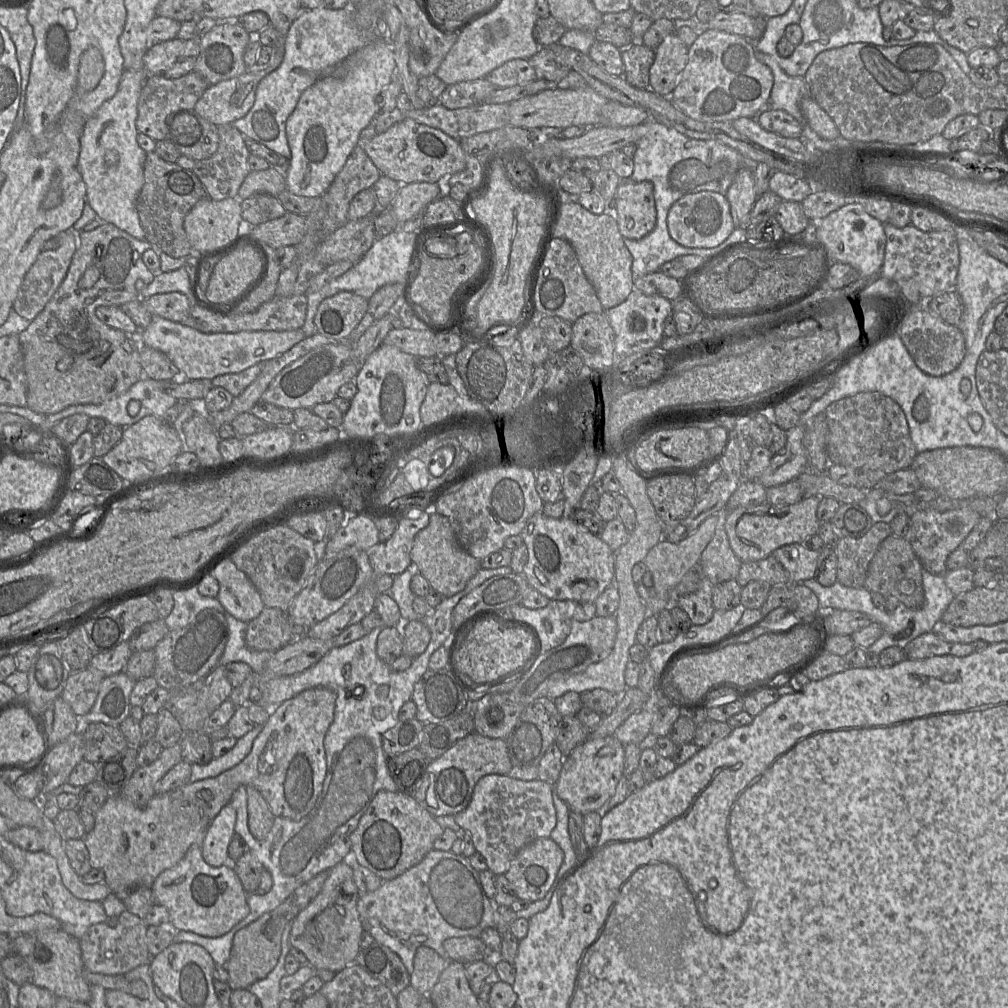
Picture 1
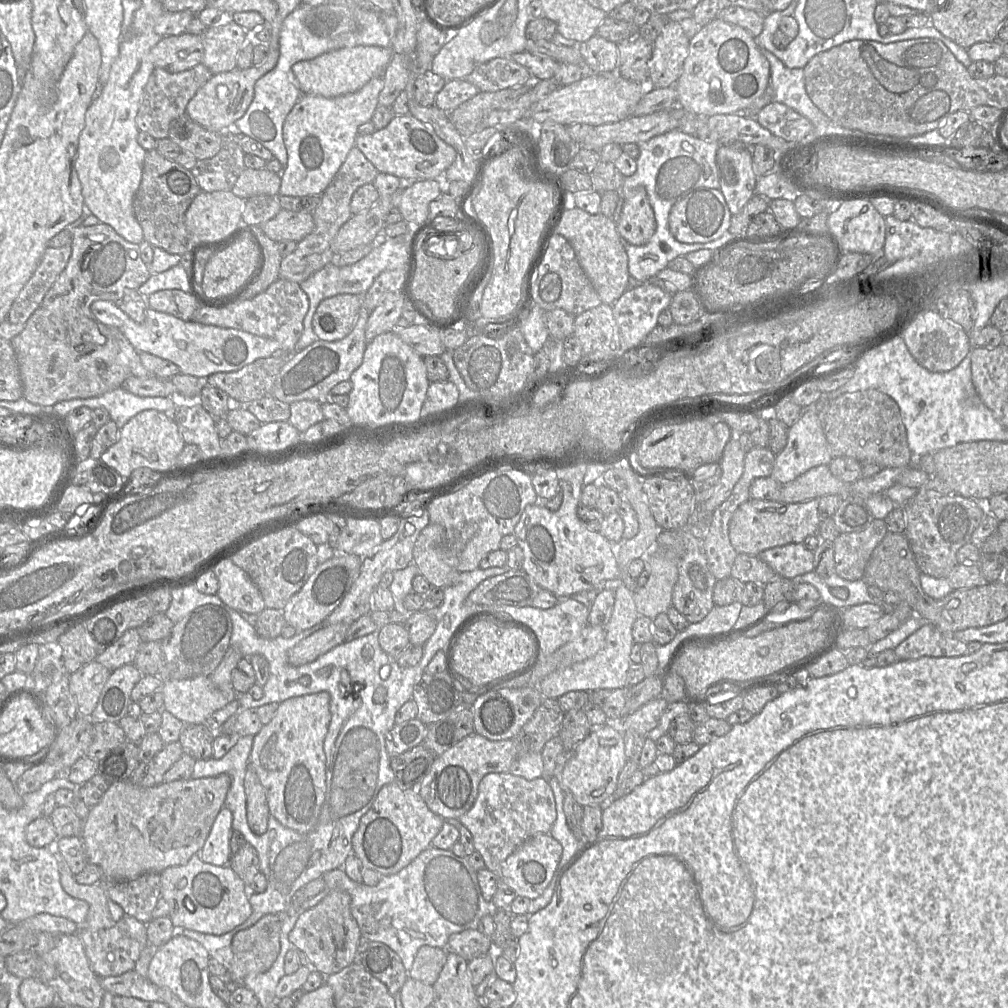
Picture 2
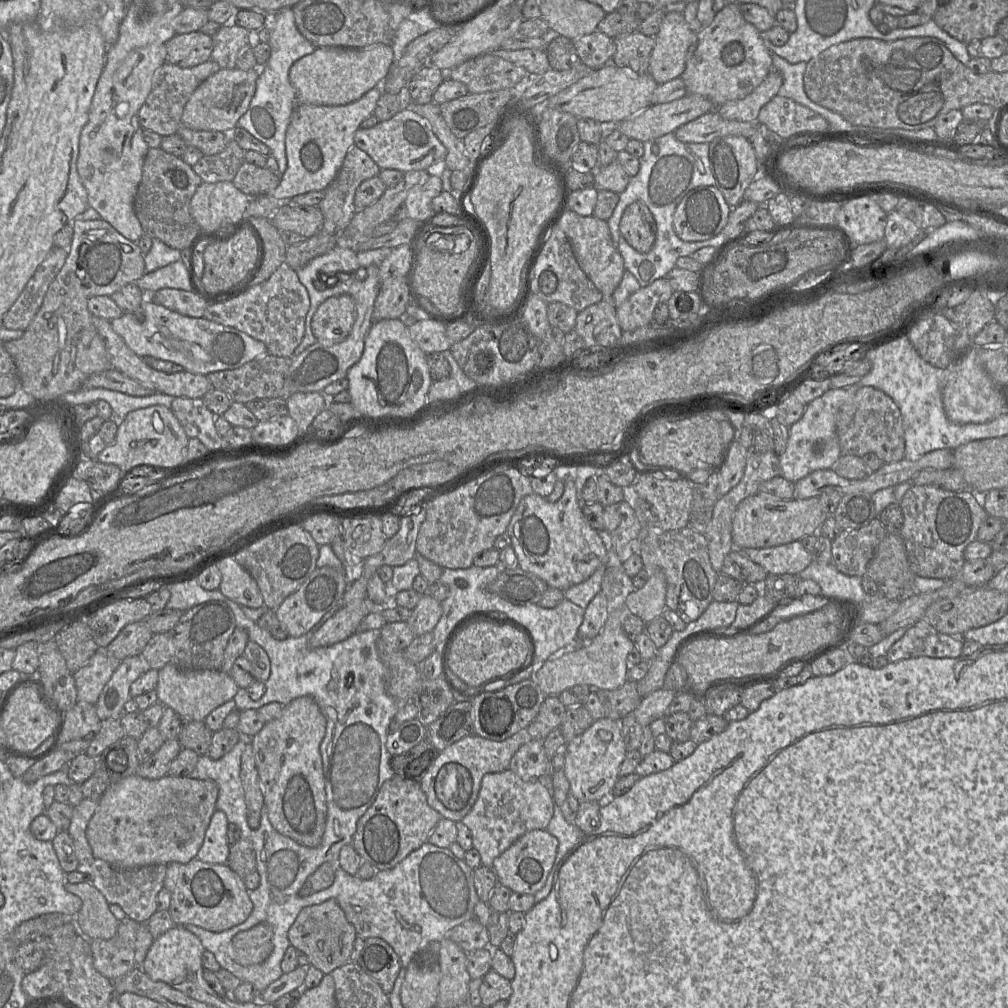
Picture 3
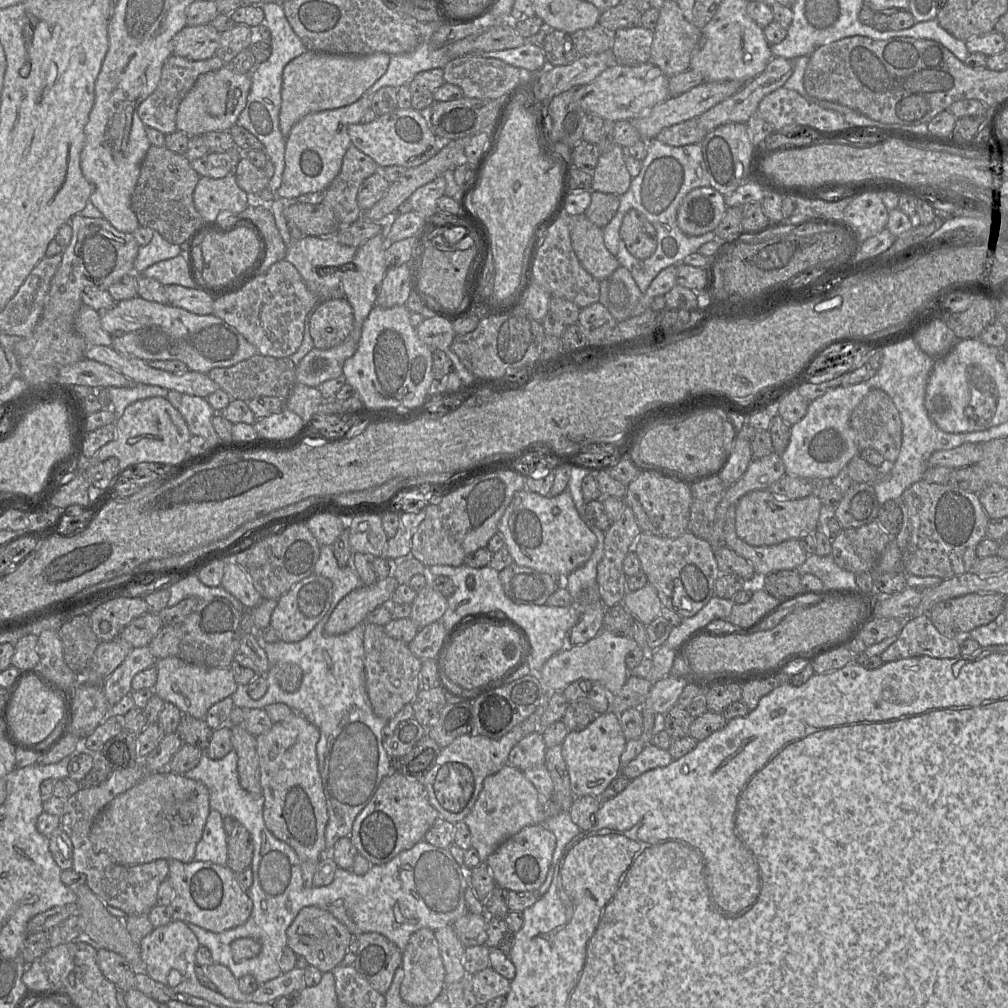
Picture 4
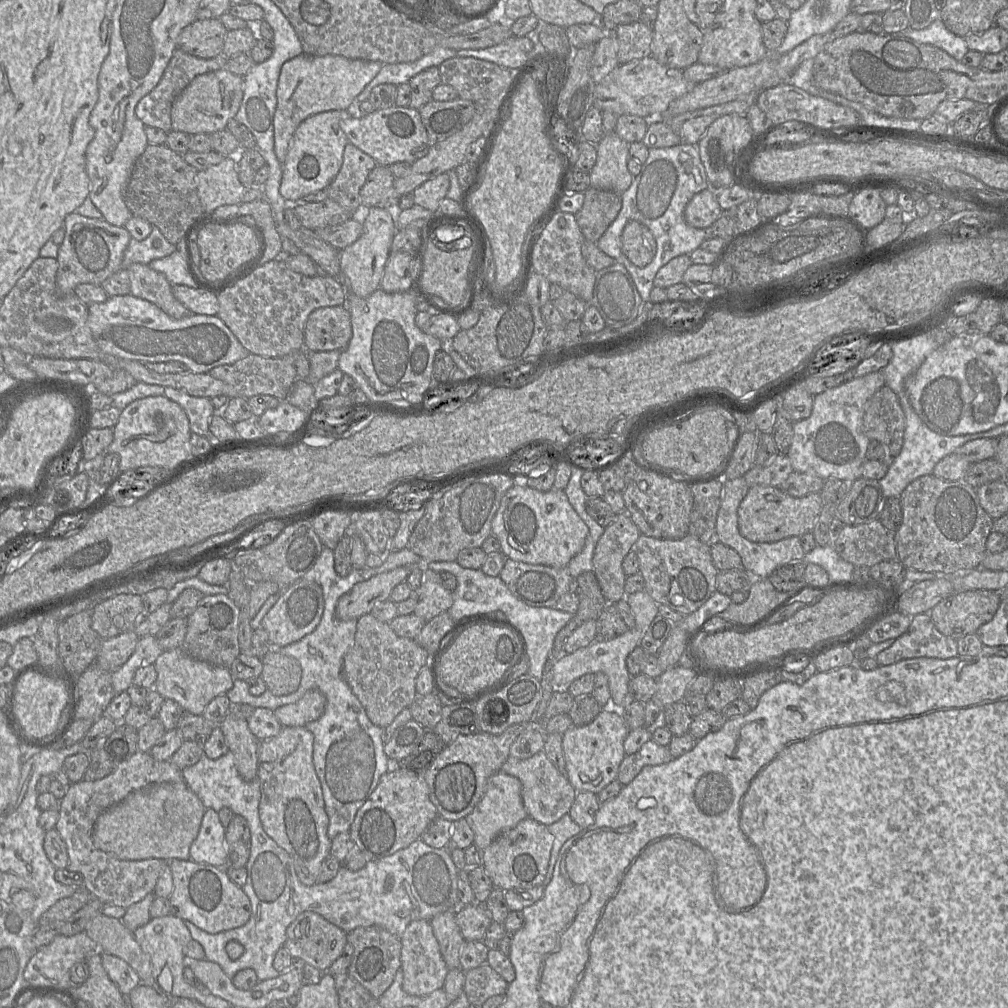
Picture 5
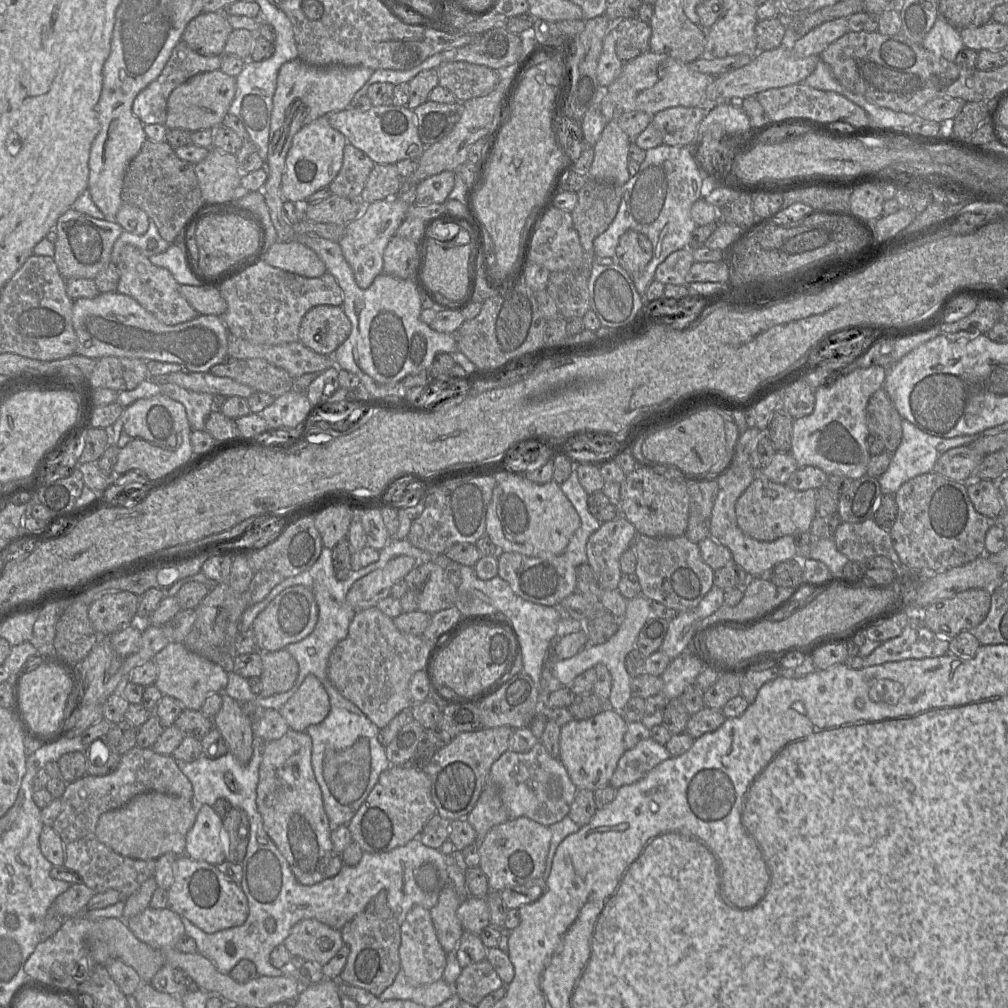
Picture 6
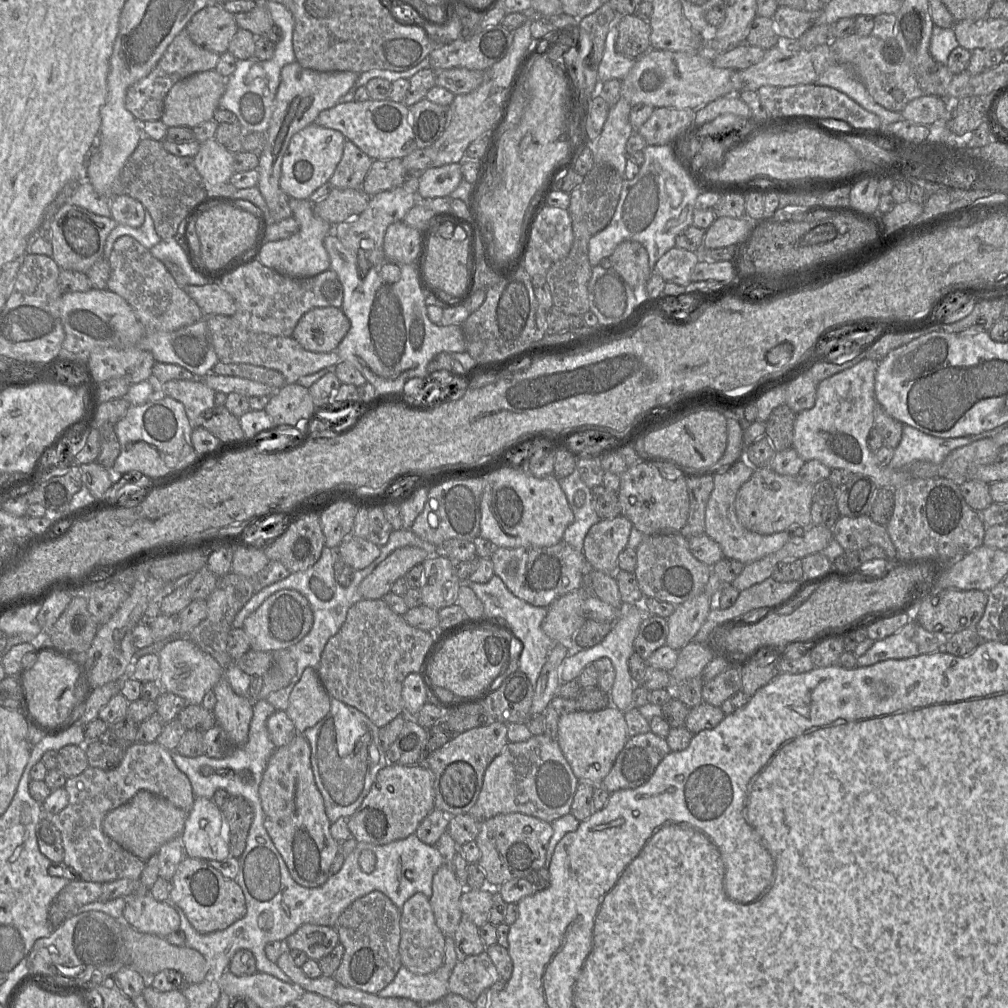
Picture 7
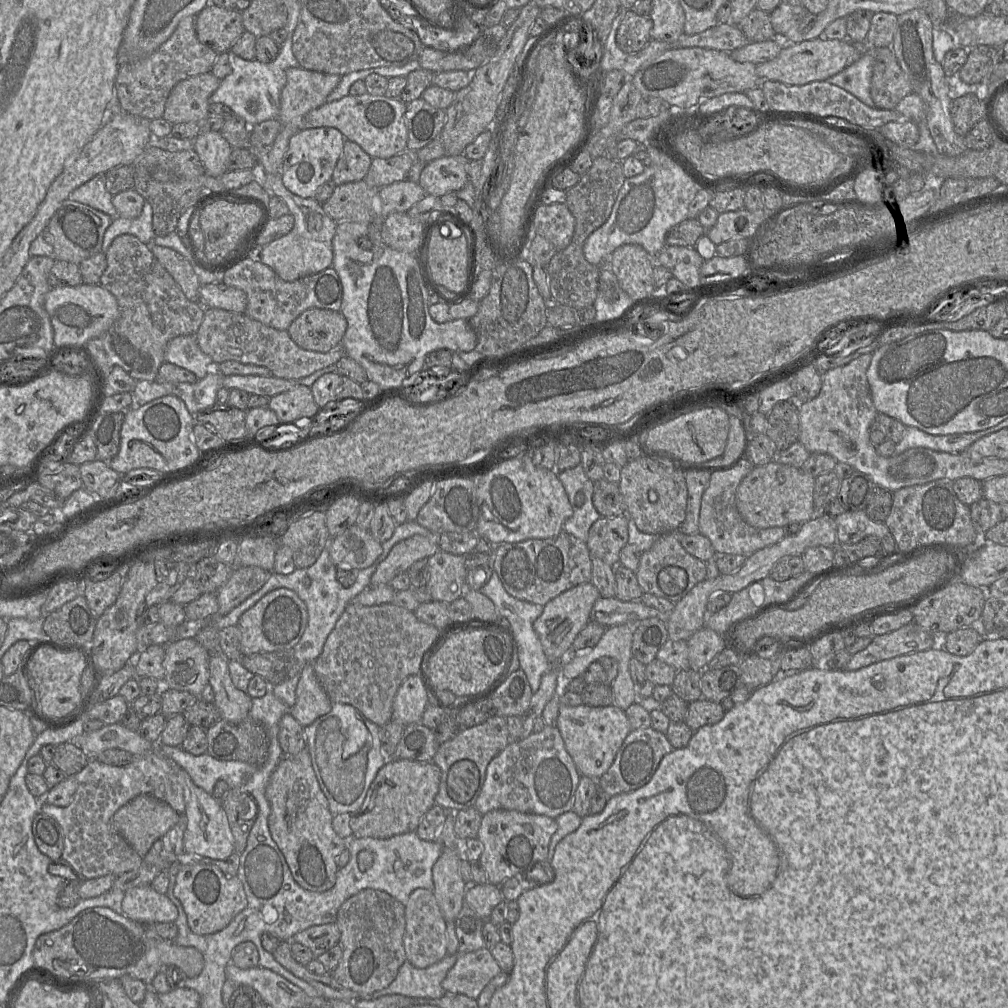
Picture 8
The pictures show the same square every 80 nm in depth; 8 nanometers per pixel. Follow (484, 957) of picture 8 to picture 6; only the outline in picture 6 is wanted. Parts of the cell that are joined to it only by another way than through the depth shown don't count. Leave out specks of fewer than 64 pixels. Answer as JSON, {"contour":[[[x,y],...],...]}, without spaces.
{"contour":[[[487,960],[470,964],[461,969],[454,985],[454,993],[470,1005],[477,1007],[489,993],[503,984]]]}

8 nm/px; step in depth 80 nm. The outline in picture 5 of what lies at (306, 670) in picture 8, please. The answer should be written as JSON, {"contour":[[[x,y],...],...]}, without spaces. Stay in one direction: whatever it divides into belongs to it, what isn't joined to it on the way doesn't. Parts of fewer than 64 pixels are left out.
{"contour":[[[310,689],[299,701],[278,707],[274,714],[283,727],[305,726],[319,719],[325,707],[326,697],[318,689]]]}

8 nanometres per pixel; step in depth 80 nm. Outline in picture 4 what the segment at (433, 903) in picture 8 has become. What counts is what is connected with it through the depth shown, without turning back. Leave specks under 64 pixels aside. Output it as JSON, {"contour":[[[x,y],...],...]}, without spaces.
{"contour":[[[421,928],[411,935],[408,944],[402,951],[401,966],[404,977],[400,985],[400,997],[408,1005],[427,1006],[444,993],[445,969],[433,930]]]}

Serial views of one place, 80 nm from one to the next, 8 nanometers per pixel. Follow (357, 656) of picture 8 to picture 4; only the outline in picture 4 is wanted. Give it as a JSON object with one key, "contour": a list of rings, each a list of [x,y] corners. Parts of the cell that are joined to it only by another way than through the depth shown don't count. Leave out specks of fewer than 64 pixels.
{"contour":[[[364,622],[363,630],[367,695],[374,714],[390,720],[405,705],[411,704],[419,692],[423,661],[412,654],[408,644],[390,637],[384,626]]]}

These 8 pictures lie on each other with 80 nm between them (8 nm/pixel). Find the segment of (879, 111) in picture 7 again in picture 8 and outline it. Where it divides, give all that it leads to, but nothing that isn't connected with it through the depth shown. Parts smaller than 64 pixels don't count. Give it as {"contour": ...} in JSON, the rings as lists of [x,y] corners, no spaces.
{"contour":[[[866,39],[865,43],[854,44],[862,48],[862,56],[826,81],[848,91],[867,106],[876,107],[871,97],[871,79],[875,64],[873,49],[878,47],[867,45]]]}

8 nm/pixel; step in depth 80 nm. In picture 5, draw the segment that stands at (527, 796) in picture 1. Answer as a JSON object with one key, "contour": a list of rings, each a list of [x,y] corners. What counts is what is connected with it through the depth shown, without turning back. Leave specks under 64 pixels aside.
{"contour":[[[502,770],[493,774],[487,782],[486,791],[474,810],[464,819],[474,832],[474,845],[481,851],[503,831],[515,827],[521,820],[528,817],[521,796],[521,781]]]}

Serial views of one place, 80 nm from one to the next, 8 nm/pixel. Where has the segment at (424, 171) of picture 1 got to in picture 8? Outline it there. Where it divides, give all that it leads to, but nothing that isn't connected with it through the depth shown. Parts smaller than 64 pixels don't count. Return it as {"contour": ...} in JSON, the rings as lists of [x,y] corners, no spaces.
{"contour":[[[347,95],[299,116],[298,131],[309,128],[334,127],[347,140],[357,143],[371,158],[390,158],[407,149],[407,128],[404,121],[406,104],[399,98],[385,95]]]}

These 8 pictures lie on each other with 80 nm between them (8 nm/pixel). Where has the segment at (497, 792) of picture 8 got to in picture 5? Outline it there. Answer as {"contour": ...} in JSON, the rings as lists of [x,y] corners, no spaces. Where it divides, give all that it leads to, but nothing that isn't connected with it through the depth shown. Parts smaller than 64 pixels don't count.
{"contour":[[[544,750],[527,759],[509,756],[500,770],[521,781],[521,796],[528,817],[545,825],[550,825],[569,813],[578,793],[566,775],[561,773],[548,759]]]}

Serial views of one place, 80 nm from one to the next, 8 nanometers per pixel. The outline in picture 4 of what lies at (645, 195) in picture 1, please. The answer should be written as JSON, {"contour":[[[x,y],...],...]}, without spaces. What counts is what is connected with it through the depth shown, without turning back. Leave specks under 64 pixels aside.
{"contour":[[[635,209],[624,215],[619,235],[629,253],[639,260],[648,259],[656,250],[657,234],[654,226]]]}

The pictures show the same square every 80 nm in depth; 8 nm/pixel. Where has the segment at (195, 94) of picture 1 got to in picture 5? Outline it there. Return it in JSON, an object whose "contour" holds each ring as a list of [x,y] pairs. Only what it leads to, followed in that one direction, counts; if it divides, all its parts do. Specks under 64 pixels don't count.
{"contour":[[[176,47],[158,84],[137,103],[135,108],[136,116],[145,126],[157,127],[168,133],[172,130],[171,108],[176,97],[197,75],[223,69],[227,60],[222,54],[210,59],[198,58]]]}

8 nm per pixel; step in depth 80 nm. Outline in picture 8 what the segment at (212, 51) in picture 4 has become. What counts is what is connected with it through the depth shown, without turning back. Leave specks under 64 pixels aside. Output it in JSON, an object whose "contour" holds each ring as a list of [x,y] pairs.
{"contour":[[[209,3],[195,16],[198,40],[217,53],[228,52],[245,31],[242,13]]]}

